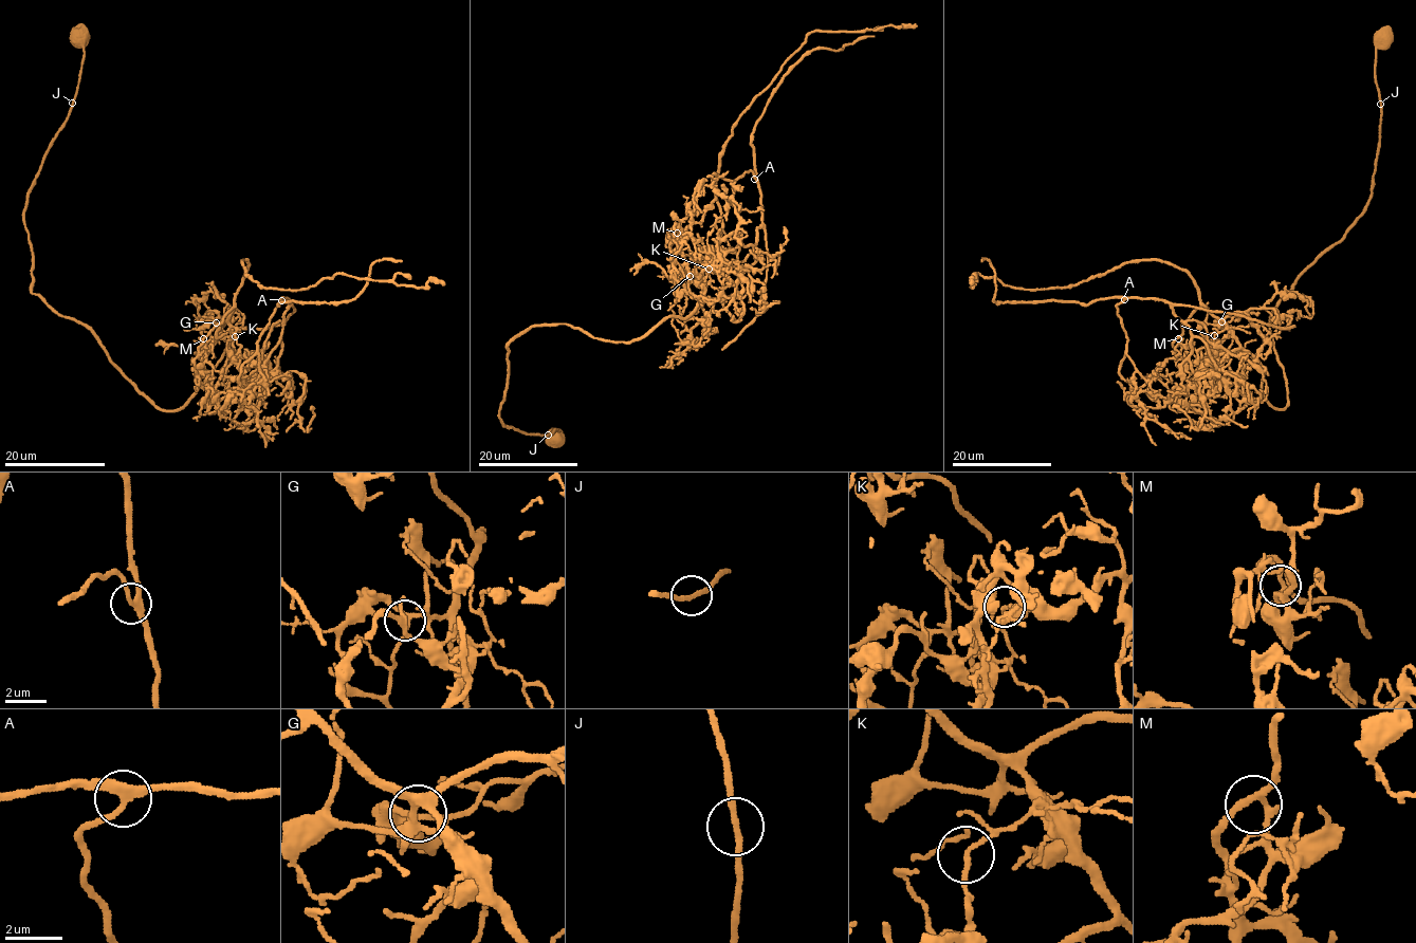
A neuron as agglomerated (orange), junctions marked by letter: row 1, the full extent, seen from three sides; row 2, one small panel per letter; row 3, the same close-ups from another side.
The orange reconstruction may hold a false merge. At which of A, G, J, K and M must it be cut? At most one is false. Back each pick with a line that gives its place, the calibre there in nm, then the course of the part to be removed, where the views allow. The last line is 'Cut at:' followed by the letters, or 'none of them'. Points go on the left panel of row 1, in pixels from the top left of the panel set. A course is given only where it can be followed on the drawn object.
K: at (235, 336); 160 nm thick; foreign part runs (235, 336), (241, 355), (257, 353), (282, 321), (282, 297), (278, 304), (349, 301), (375, 262), (402, 261)
Cut at: K

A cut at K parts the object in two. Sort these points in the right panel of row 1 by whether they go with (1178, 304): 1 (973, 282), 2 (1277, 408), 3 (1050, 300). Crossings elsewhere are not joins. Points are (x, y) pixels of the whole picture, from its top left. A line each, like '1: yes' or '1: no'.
1: no
2: no
3: yes

